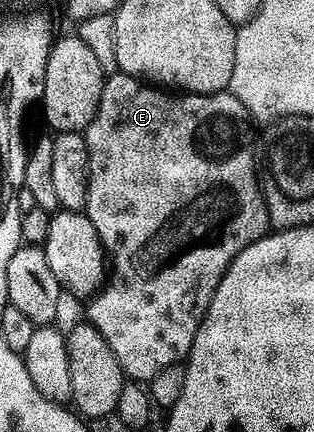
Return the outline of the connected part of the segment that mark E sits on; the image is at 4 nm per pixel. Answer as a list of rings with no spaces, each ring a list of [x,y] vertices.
[[[122,71],[108,76],[103,82],[101,103],[97,107],[97,115],[85,130],[89,147],[89,179],[87,180],[87,217],[103,244],[109,258],[109,280],[100,288],[97,295],[90,298],[91,306],[87,309],[86,320],[109,343],[113,355],[117,355],[117,363],[124,374],[132,382],[147,383],[157,371],[170,370],[186,358],[193,347],[193,339],[197,335],[197,327],[225,275],[225,271],[257,239],[266,237],[271,220],[267,214],[267,204],[263,198],[261,177],[257,172],[257,145],[255,149],[255,129],[251,110],[241,103],[229,91],[221,93],[185,93],[182,91],[164,91],[151,83],[141,83],[138,77],[130,77]]]

